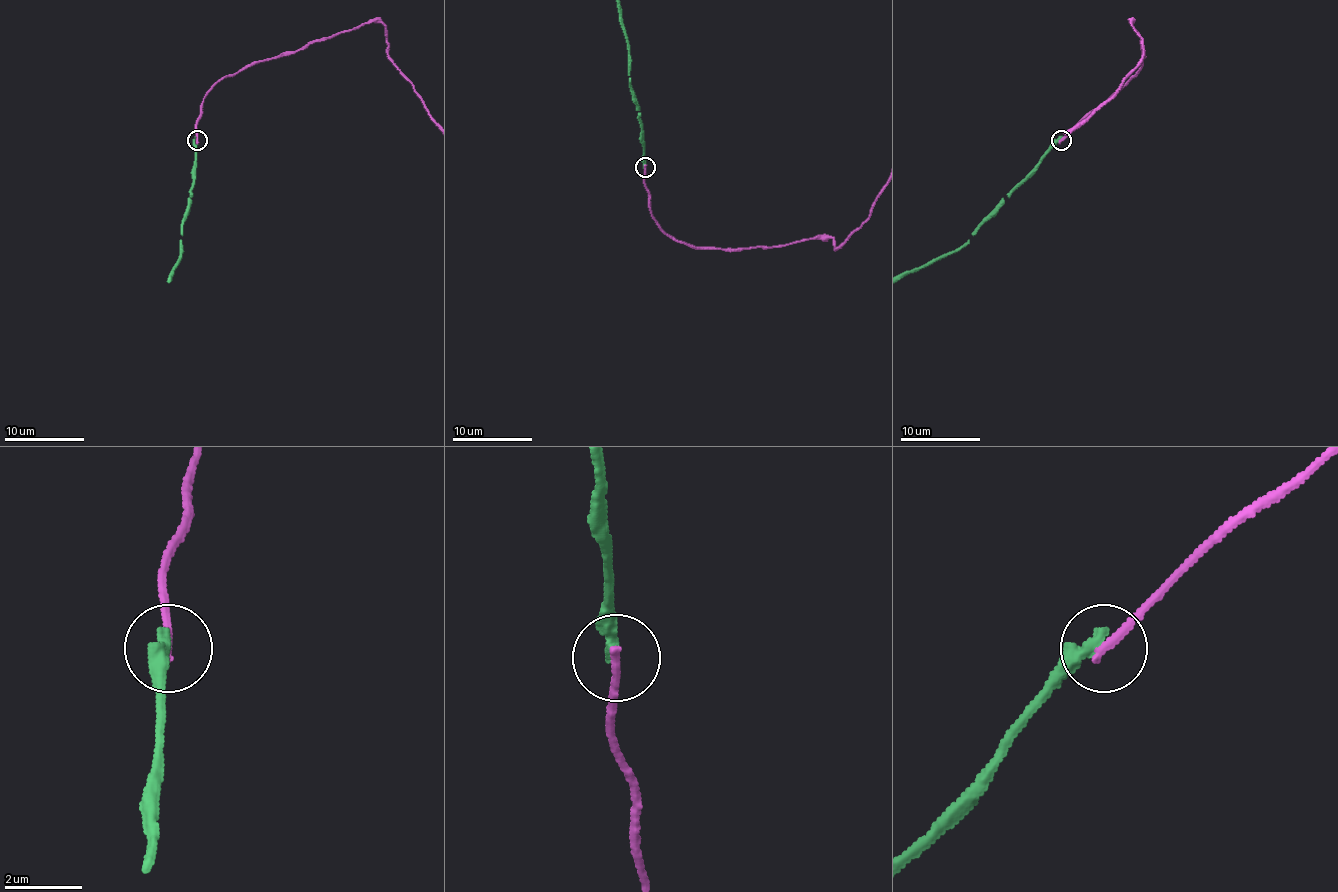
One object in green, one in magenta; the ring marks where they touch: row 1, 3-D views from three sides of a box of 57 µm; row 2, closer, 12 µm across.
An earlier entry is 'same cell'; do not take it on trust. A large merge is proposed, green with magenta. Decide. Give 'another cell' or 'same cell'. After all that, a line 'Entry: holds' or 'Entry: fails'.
another cell
Entry: fails

